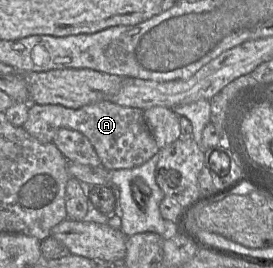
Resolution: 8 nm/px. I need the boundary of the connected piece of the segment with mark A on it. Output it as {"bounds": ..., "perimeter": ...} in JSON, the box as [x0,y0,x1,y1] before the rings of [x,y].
{"bounds":[22,101,160,170],"perimeter":[[[100,101],[78,109],[55,104],[31,104],[22,128],[41,143],[52,142],[61,128],[78,131],[89,139],[101,165],[108,170],[140,166],[160,150],[145,122],[143,110],[121,106],[111,101]]]}

